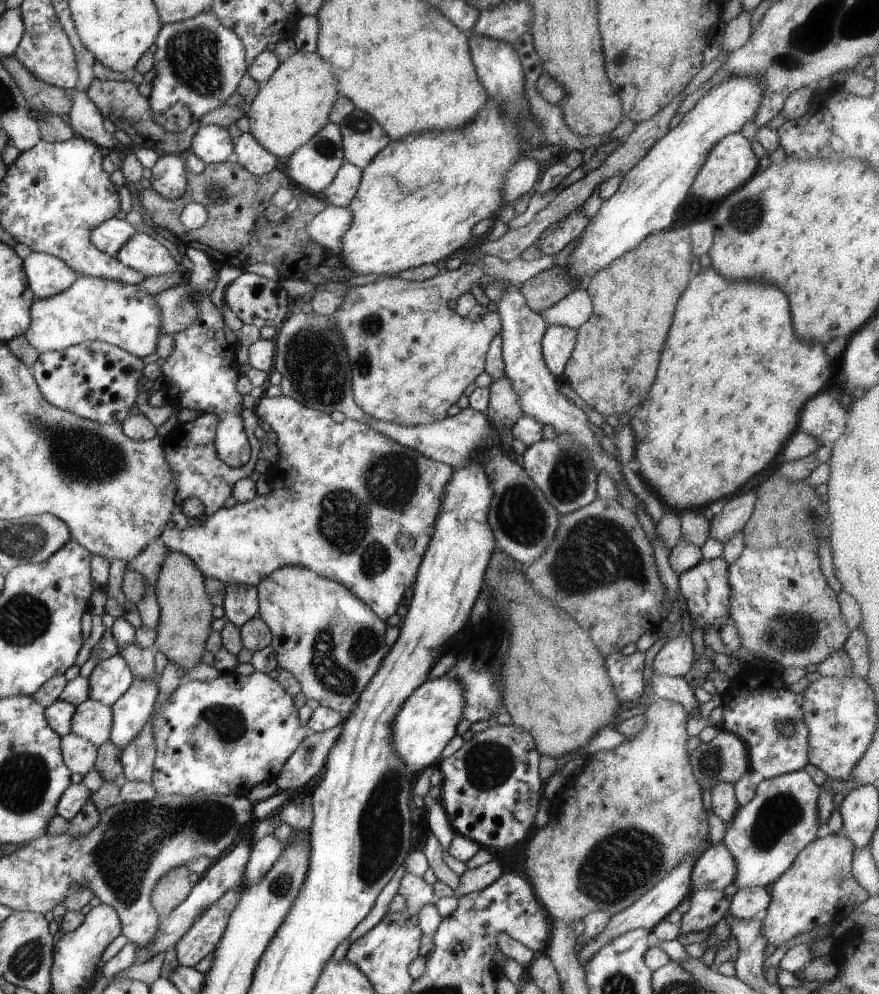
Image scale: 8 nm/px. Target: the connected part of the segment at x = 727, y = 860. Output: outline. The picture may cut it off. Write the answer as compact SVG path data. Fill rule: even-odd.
M721 841L715 845L709 844L696 857L689 876L690 893L698 890L723 890L735 878L735 860Z

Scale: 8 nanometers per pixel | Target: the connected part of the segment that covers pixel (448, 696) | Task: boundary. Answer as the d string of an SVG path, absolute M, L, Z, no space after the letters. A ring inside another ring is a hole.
M445 674L426 680L407 696L391 720L393 752L415 774L421 773L427 766L437 765L441 750L456 734L457 723L463 716L463 706L463 688L459 680L447 678Z

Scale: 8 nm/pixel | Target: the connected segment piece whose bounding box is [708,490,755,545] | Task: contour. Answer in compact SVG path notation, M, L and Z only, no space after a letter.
M747 490L738 494L737 498L725 500L721 510L714 514L710 520L709 537L722 545L737 532L742 532L745 522L749 520L755 504L755 491Z

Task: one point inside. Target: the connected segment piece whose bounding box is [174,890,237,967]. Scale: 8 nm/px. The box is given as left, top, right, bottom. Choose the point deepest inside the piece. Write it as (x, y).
(200, 939)

